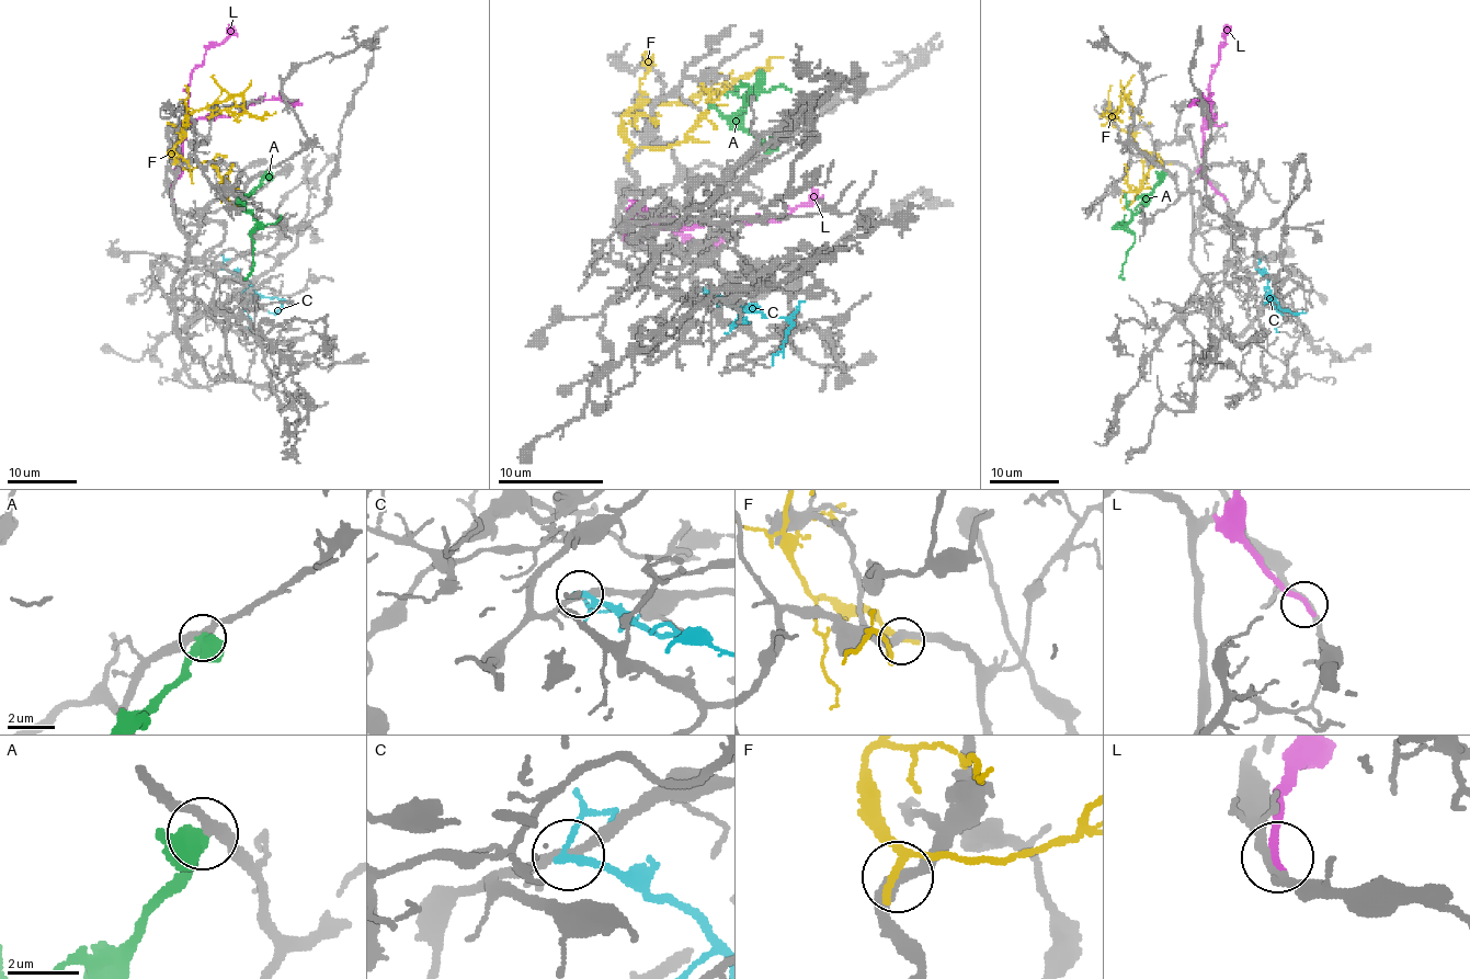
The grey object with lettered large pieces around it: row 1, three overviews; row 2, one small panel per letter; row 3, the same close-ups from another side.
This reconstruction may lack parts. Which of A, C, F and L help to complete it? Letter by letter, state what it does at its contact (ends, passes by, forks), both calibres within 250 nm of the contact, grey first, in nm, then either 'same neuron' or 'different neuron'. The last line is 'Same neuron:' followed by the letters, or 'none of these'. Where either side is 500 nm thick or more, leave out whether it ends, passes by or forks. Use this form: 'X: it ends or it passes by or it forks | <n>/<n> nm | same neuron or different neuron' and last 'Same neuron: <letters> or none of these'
A: it forks | 300/360 nm | same neuron
C: it passes by | 260/200 nm | different neuron
F: it passes by | 360/220 nm | different neuron
L: it ends | 240/280 nm | different neuron
Same neuron: A

